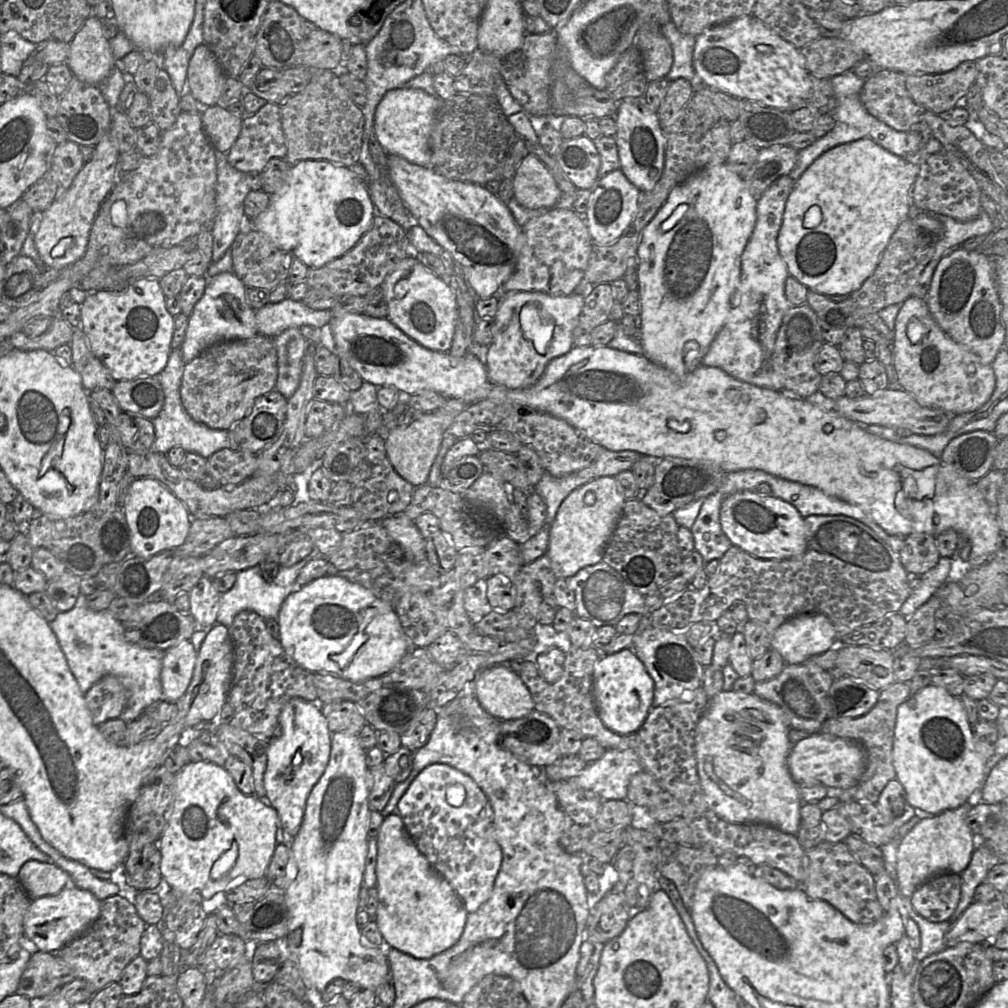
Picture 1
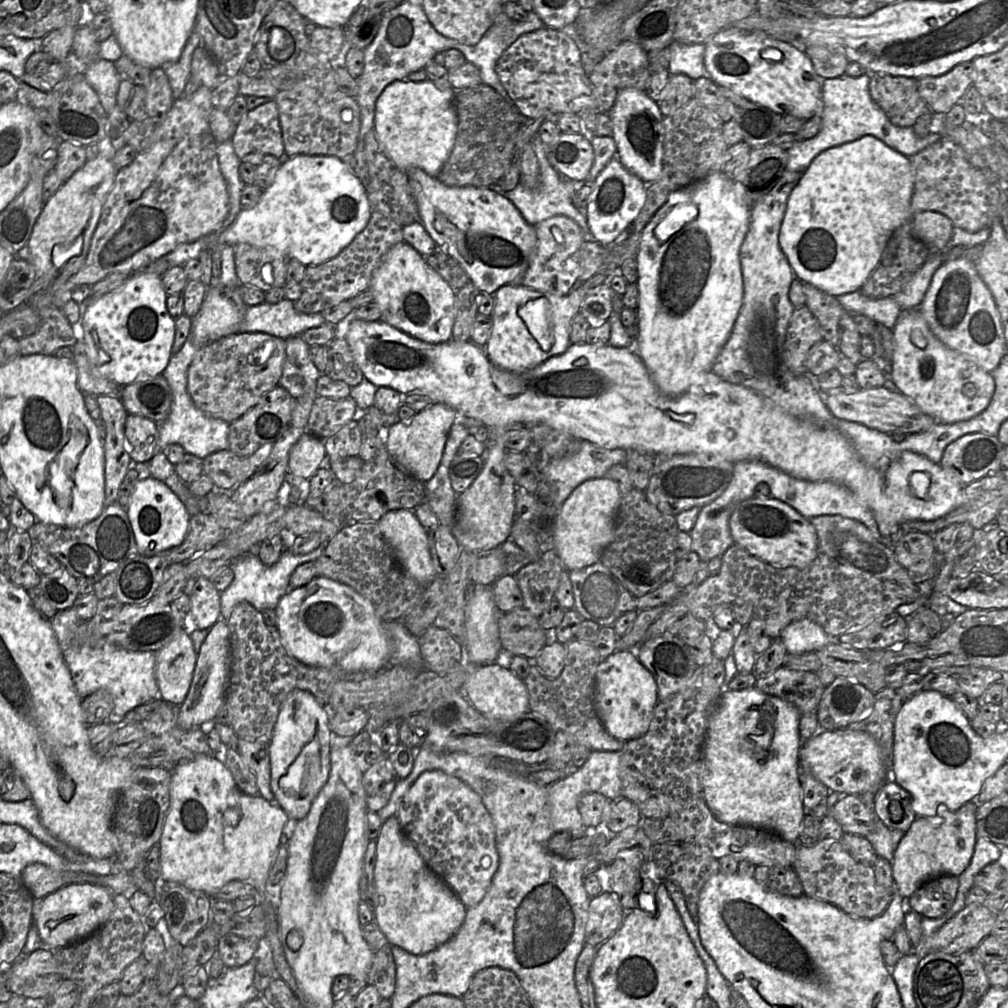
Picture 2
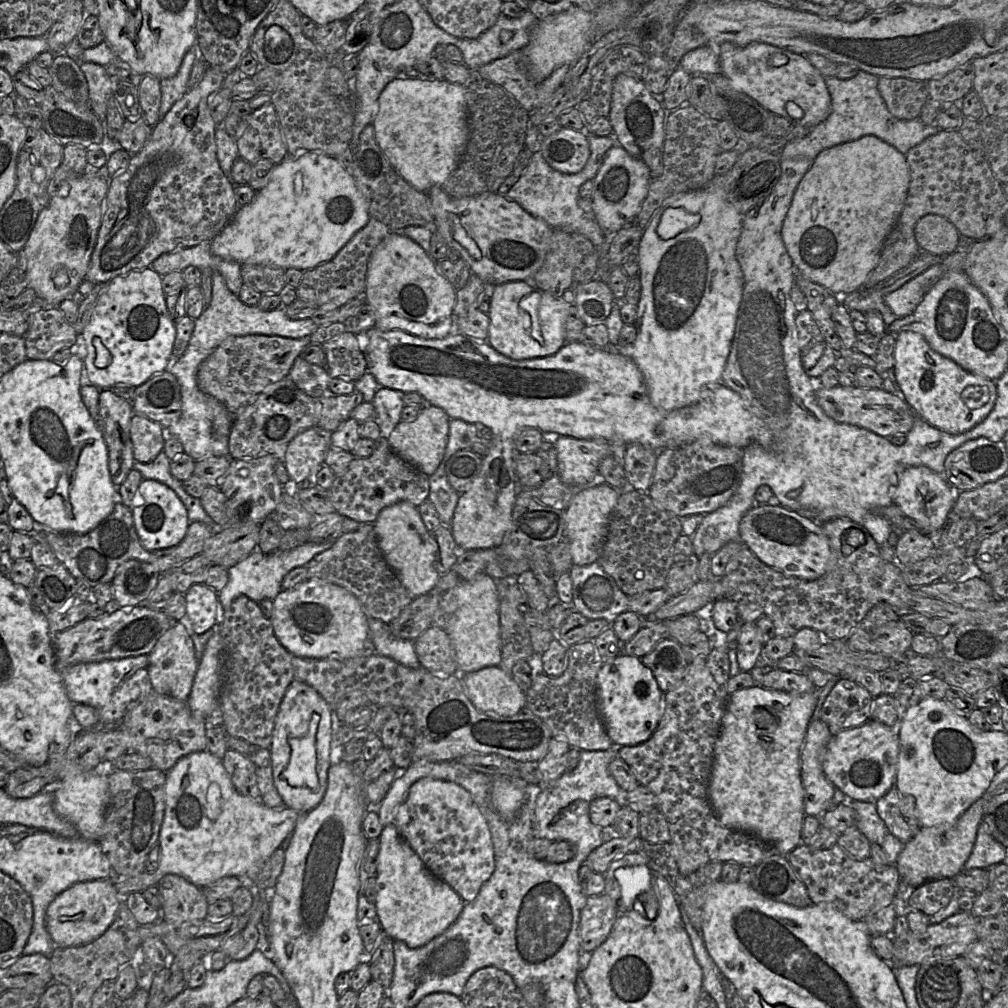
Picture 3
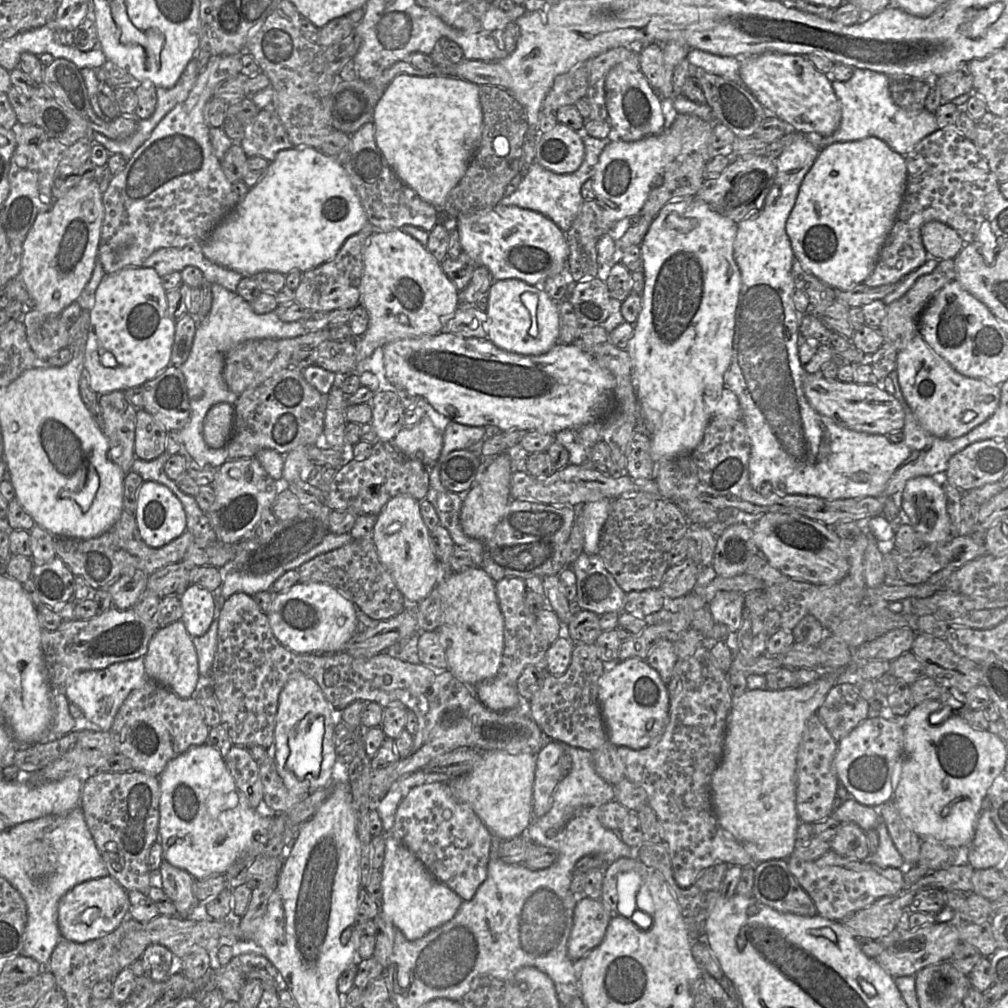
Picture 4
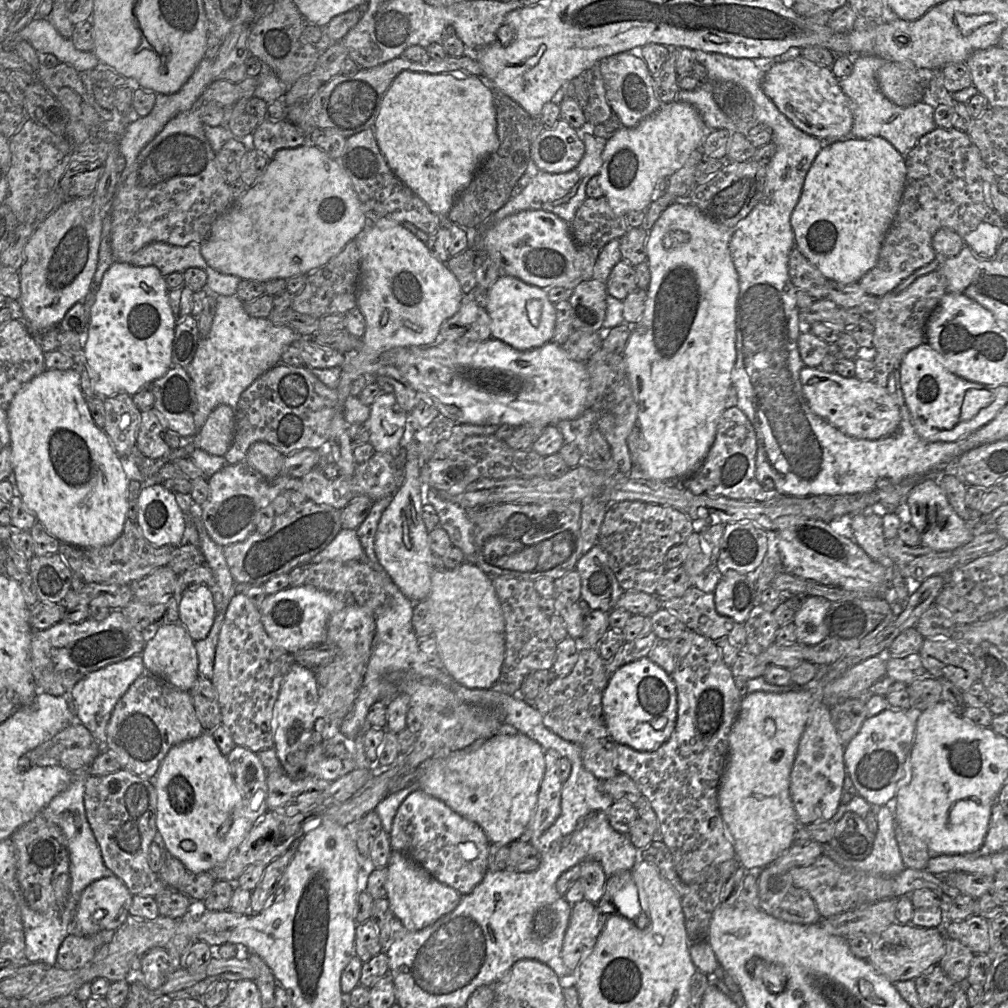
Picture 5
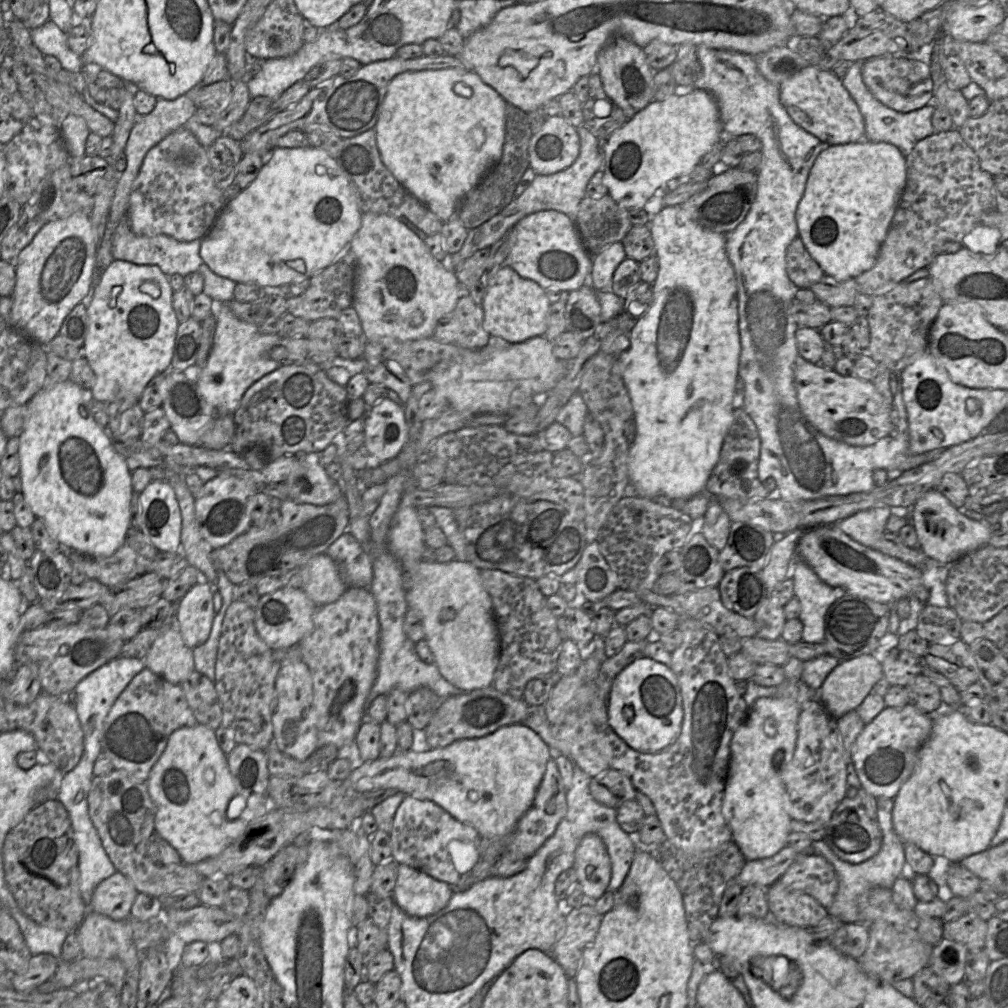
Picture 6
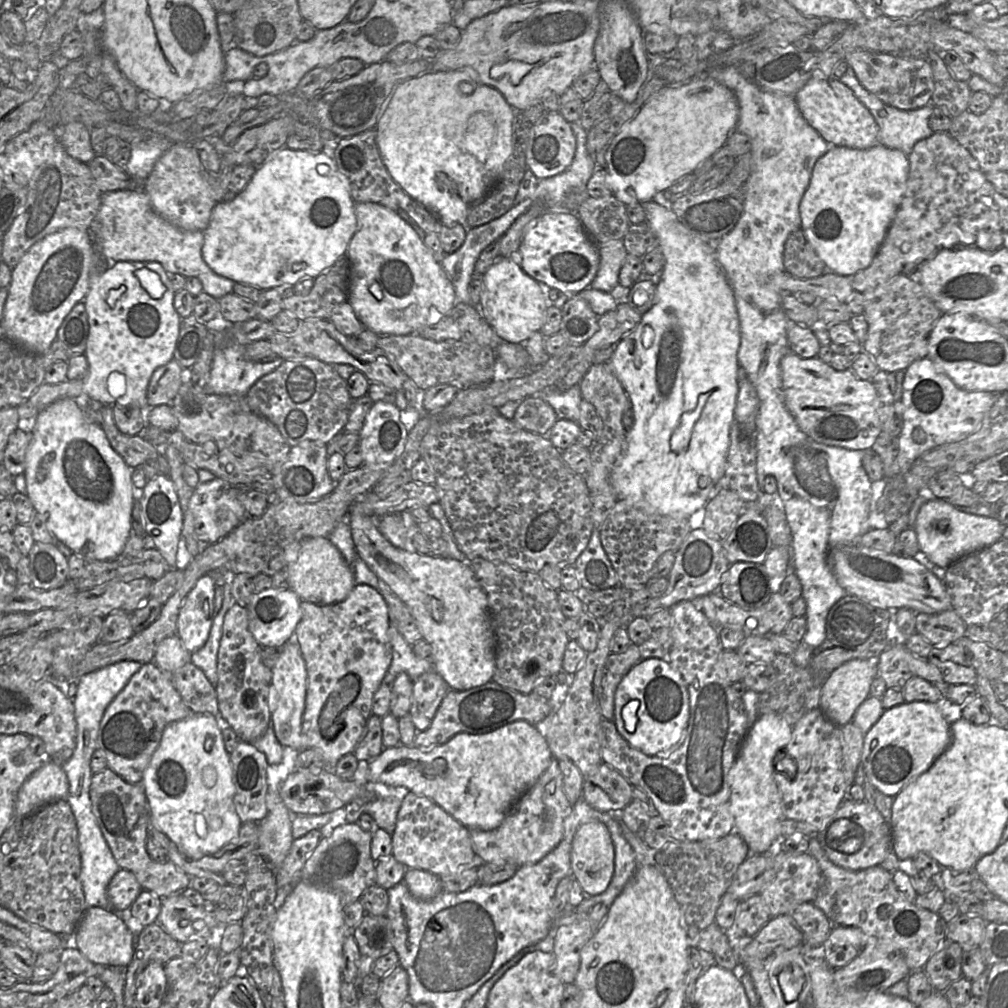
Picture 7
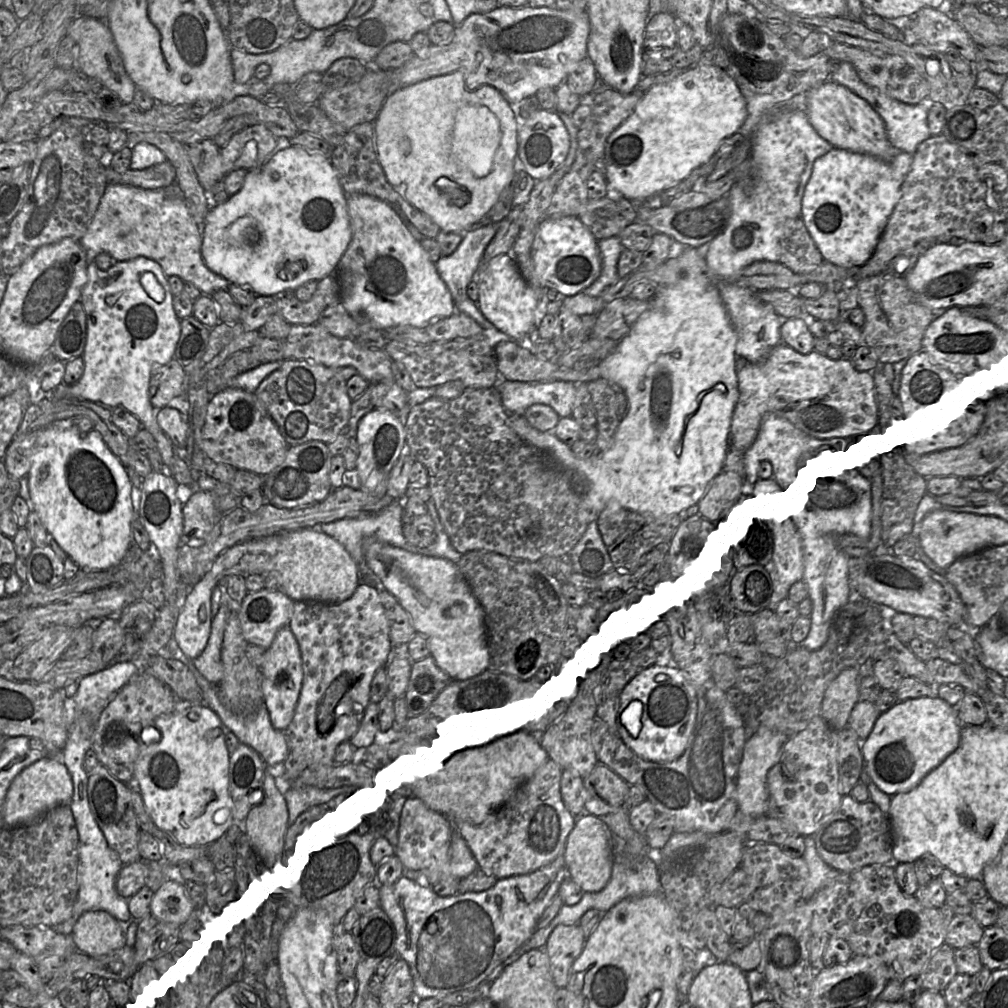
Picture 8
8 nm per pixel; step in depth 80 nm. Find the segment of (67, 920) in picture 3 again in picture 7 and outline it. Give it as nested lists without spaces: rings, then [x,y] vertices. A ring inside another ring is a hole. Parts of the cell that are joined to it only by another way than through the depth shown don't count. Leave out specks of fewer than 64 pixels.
[[[119,870],[108,885],[111,909],[119,912],[131,908],[142,890],[142,886],[131,871]]]

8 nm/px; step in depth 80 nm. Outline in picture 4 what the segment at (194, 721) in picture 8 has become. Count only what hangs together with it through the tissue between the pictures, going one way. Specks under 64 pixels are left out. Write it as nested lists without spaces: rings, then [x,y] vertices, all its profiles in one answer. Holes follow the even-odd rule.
[[[208,743],[194,746],[168,762],[158,776],[160,782],[159,842],[163,859],[181,868],[196,879],[225,874],[241,853],[258,834],[267,834],[274,815],[262,815],[252,808],[248,799],[237,787],[225,758]]]

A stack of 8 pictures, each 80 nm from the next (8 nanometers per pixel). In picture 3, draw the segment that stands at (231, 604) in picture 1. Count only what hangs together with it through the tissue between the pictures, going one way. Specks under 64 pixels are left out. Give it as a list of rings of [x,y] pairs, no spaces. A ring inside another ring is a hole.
[[[334,541],[324,543],[307,542],[291,550],[277,549],[270,554],[264,554],[256,548],[244,559],[228,568],[229,580],[226,586],[218,592],[219,602],[226,610],[234,599],[241,595],[245,595],[257,603],[266,598],[274,600],[282,591],[281,582],[289,571],[296,567],[306,566],[316,555],[330,549],[333,543]]]

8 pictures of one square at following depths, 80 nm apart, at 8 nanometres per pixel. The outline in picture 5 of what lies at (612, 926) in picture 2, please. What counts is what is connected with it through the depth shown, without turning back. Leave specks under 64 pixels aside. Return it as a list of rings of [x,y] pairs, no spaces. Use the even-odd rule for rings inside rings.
[[[585,899],[572,905],[561,951],[563,962],[572,973],[594,947],[606,916],[599,911],[596,904]]]

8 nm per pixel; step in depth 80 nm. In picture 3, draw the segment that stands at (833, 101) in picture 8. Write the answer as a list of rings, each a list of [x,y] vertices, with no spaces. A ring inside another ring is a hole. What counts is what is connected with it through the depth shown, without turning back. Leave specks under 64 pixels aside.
[[[731,42],[719,45],[721,73],[731,85],[757,101],[770,113],[781,115],[793,123],[805,127],[814,127],[824,121],[831,110],[831,96],[826,85],[826,77],[808,60],[806,54],[799,54],[764,42],[752,42],[746,46],[737,46]]]

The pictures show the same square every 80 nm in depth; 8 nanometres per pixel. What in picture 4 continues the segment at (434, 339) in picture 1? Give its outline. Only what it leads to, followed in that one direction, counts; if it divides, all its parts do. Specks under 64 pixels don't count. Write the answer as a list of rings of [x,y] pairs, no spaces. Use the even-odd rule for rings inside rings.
[[[400,228],[389,231],[374,231],[363,251],[363,273],[360,282],[360,305],[369,316],[366,331],[356,336],[355,346],[357,367],[355,372],[364,372],[364,361],[377,348],[387,343],[420,336],[433,336],[442,331],[446,319],[459,307],[459,291],[443,272],[440,262],[418,240],[403,232]]]

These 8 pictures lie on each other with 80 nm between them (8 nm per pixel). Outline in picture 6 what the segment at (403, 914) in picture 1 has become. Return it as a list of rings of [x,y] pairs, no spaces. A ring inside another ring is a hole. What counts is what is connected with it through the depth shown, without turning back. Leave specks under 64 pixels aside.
[[[398,864],[392,898],[406,914],[422,918],[442,910],[454,893],[449,884],[423,871]]]

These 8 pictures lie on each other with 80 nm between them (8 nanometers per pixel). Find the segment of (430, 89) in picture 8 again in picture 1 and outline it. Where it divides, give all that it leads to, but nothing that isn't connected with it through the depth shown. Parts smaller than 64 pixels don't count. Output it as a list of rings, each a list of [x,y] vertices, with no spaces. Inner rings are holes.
[[[399,87],[385,93],[375,112],[375,134],[389,154],[420,166],[431,165],[430,136],[441,108],[441,100],[417,88]]]

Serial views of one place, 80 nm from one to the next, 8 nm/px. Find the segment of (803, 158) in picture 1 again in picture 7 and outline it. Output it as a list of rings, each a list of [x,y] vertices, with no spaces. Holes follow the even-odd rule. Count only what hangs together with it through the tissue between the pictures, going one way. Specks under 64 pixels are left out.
[[[848,65],[846,72],[839,80],[849,87],[855,96],[868,108],[873,115],[878,127],[878,142],[886,147],[901,150],[907,156],[911,153],[914,145],[933,134],[929,126],[929,118],[935,105],[926,104],[923,107],[912,110],[901,110],[890,106],[869,92],[858,80],[854,69]]]

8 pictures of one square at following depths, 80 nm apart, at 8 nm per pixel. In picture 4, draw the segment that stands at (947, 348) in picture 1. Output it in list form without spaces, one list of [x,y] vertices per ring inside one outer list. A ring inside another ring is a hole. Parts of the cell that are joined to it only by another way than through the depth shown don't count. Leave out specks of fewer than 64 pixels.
[[[920,334],[897,352],[896,372],[903,397],[915,419],[926,432],[938,438],[954,439],[967,434],[990,418],[999,405],[1000,386],[958,373],[928,346]],[[989,395],[993,399],[985,402]],[[967,411],[973,411],[975,417],[964,422],[962,418]]]

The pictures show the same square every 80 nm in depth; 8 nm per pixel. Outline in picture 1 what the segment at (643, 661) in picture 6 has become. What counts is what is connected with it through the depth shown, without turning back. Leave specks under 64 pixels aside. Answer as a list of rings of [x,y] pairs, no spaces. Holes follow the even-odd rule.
[[[632,645],[614,654],[602,656],[593,672],[593,699],[602,723],[620,735],[638,732],[653,707],[654,682]]]

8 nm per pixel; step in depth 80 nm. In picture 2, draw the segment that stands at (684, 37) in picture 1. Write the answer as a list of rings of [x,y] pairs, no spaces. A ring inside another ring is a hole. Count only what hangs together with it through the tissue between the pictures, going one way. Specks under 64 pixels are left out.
[[[673,40],[667,47],[668,71],[671,75],[685,74],[694,81],[708,76],[704,65],[705,44],[684,44]]]

